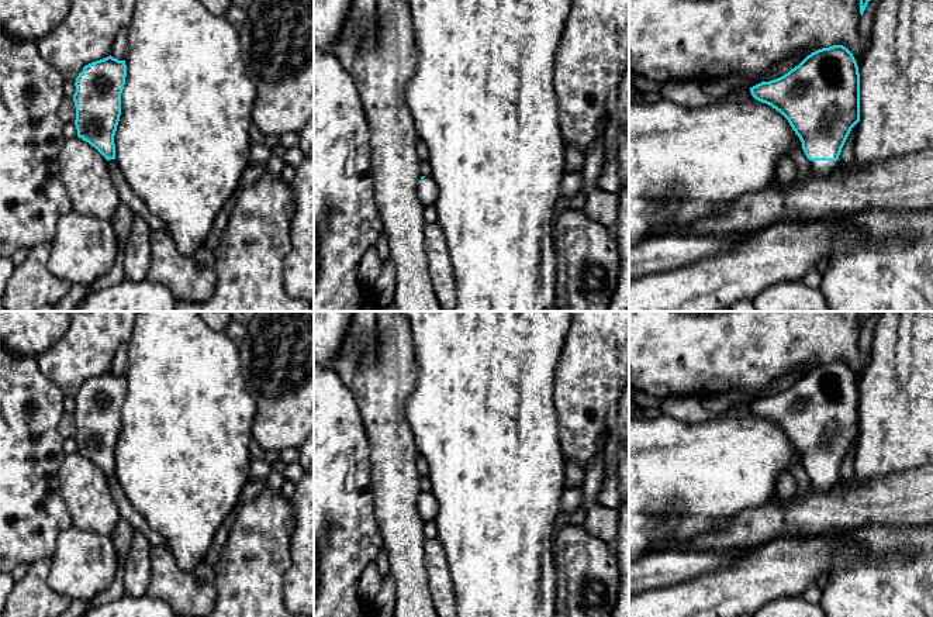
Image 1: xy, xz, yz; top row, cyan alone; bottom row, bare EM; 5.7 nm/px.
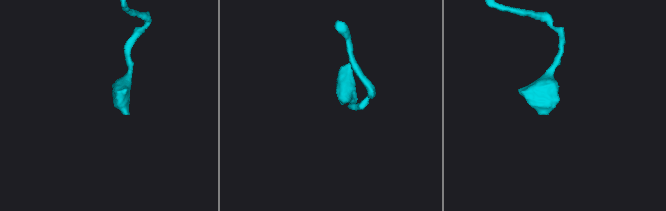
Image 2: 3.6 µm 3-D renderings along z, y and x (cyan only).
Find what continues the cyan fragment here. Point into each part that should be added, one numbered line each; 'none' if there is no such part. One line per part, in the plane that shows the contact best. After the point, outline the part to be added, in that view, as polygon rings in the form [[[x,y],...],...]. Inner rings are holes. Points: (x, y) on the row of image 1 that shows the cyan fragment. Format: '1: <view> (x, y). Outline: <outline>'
1: yz (822, 168). Outline: [[[809,161],[811,170],[818,176],[827,177],[830,176],[836,168],[840,165],[840,161]]]

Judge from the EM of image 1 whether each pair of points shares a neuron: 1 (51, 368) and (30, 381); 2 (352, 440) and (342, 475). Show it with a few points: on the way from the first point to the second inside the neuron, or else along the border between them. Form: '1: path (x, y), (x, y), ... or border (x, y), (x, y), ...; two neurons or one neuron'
1: border (35, 359), (40, 371), (64, 396); two neurons
2: path (344, 448), (342, 466); one neuron

